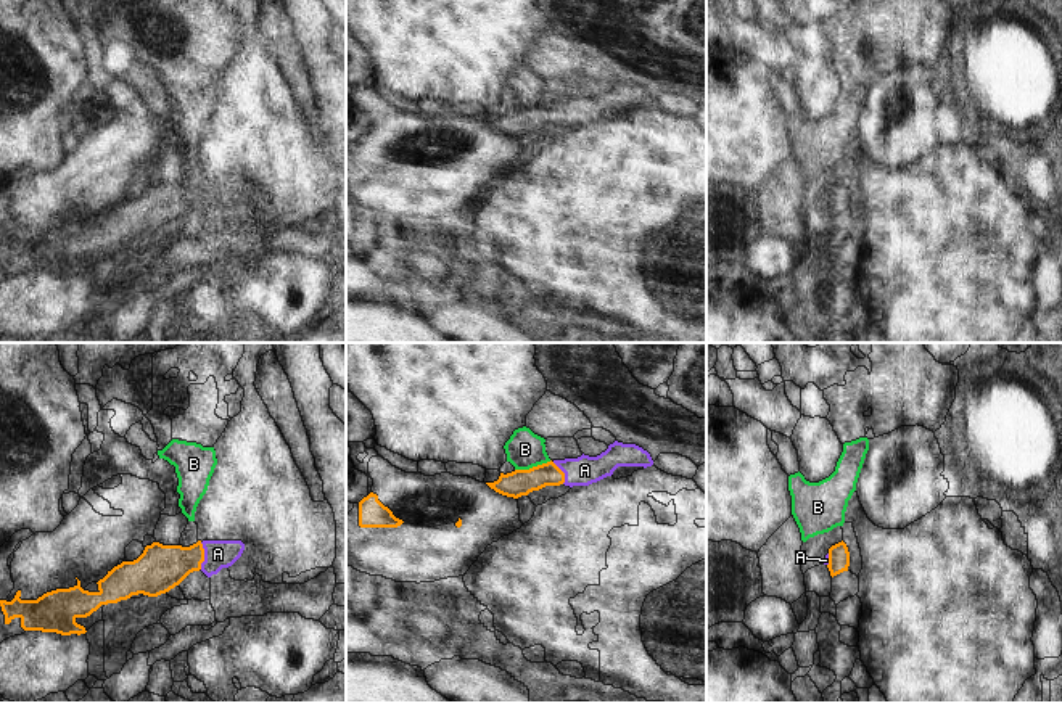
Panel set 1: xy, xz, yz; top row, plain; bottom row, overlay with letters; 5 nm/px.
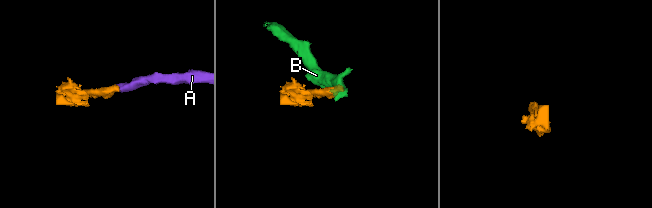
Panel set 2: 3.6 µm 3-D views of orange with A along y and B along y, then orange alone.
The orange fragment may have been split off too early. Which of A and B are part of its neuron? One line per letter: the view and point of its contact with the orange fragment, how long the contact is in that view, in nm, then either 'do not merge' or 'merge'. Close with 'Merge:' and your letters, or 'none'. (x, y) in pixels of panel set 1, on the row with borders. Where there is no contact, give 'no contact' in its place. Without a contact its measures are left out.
A: meets orange in xy at (203, 555); contact 140 nm long; merge
B: meets orange in xz at (533, 467); contact 190 nm long; do not merge
Merge: A

